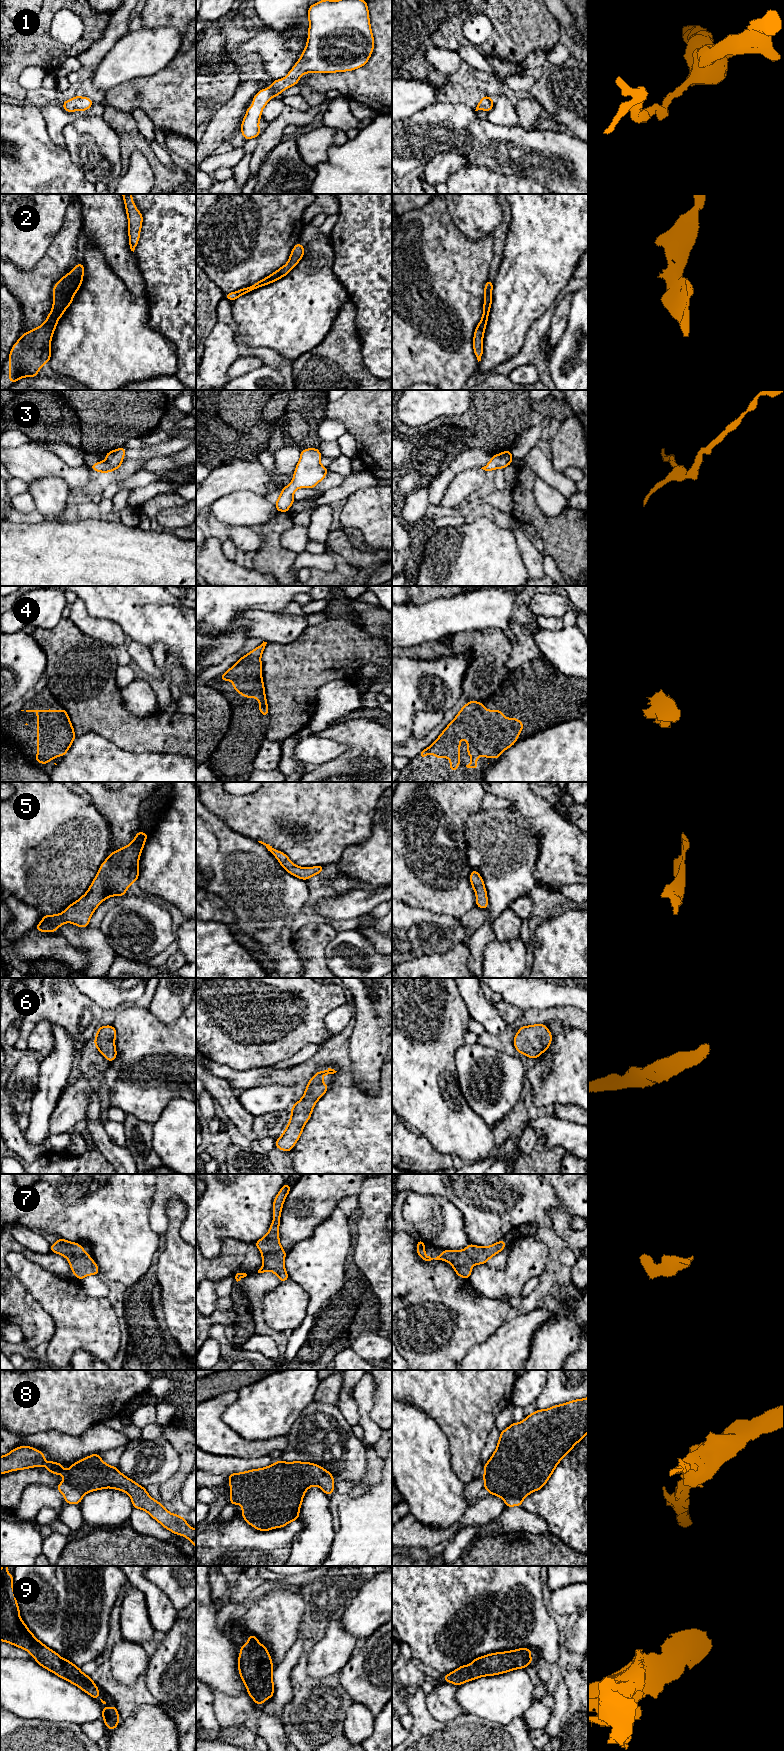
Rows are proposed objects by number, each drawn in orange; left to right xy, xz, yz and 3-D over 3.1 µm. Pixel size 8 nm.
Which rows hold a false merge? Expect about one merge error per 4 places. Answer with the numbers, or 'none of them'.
none of them

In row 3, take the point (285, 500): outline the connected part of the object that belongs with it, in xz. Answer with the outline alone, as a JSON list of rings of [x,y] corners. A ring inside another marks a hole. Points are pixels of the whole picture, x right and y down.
[[[318,448],[302,449],[292,482],[281,489],[281,494],[274,503],[278,512],[289,512],[295,502],[293,495],[296,489],[314,488],[326,477],[328,469],[320,464],[321,458]]]

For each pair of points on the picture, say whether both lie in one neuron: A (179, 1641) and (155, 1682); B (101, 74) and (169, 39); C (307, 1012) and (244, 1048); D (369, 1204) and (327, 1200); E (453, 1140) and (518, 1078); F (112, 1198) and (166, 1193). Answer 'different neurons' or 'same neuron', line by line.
A: same neuron
B: same neuron
C: same neuron
D: different neurons
E: different neurons
F: different neurons

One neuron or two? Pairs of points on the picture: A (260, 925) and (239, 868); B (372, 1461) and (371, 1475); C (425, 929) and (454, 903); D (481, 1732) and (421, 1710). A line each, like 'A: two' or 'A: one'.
A: one
B: one
C: two
D: one

